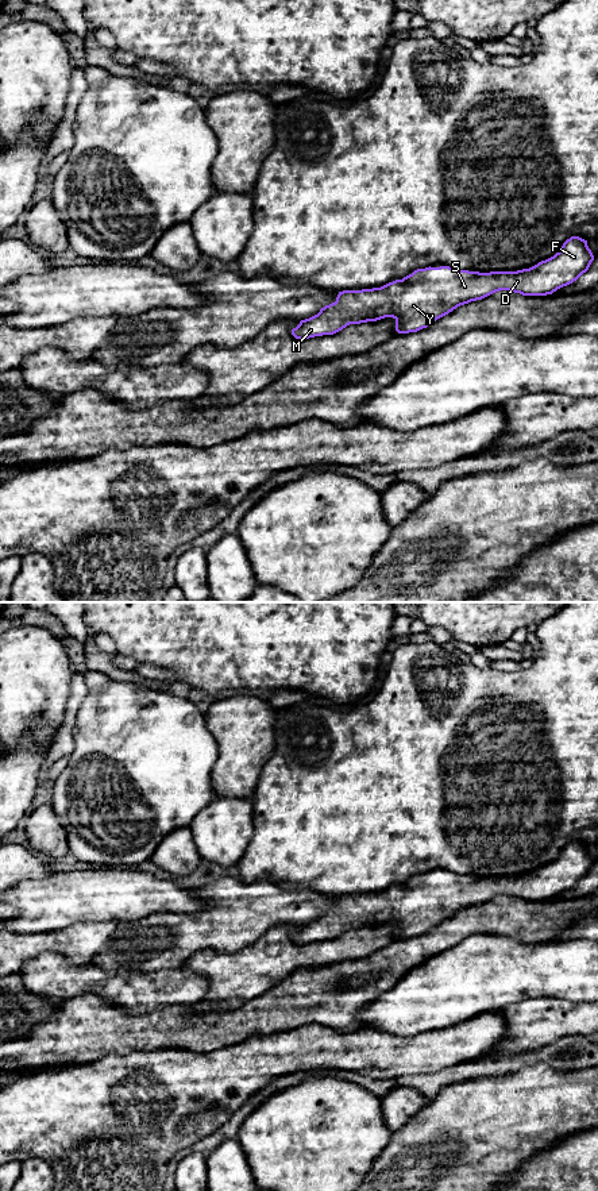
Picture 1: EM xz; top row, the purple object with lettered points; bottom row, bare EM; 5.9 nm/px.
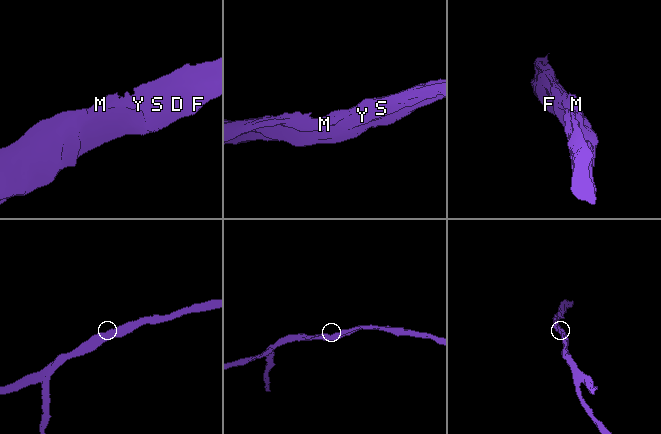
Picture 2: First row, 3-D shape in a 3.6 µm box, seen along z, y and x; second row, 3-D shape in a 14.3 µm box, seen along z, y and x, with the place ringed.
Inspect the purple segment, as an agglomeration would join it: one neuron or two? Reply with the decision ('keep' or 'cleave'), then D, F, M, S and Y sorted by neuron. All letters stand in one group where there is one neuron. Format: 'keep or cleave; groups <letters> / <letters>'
keep; groups D F M S Y

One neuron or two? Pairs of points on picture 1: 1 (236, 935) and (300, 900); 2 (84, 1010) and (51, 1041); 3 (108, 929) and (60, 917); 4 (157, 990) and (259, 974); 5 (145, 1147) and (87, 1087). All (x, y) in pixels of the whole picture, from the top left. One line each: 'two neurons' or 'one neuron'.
1: one neuron
2: one neuron
3: two neurons
4: two neurons
5: one neuron

